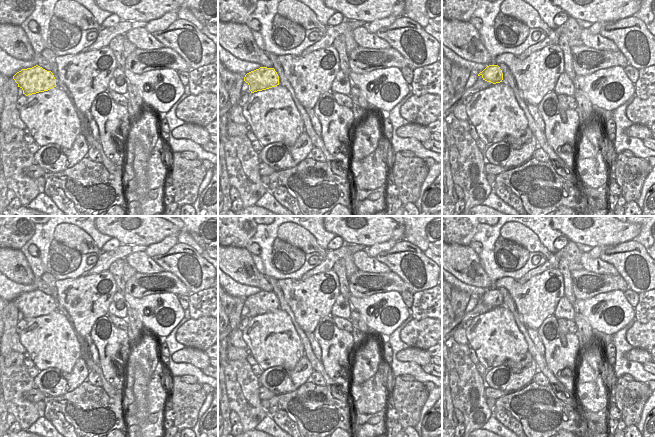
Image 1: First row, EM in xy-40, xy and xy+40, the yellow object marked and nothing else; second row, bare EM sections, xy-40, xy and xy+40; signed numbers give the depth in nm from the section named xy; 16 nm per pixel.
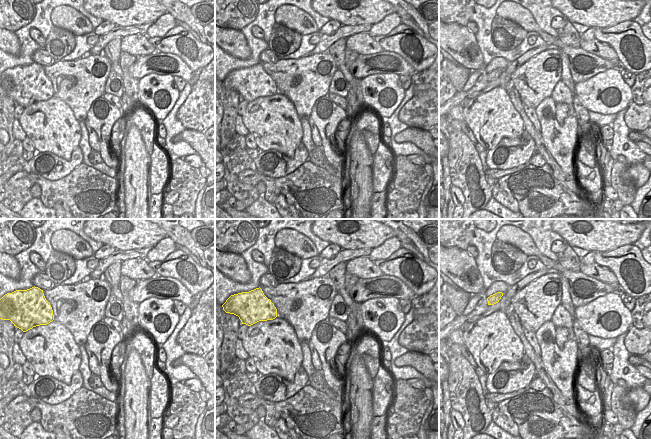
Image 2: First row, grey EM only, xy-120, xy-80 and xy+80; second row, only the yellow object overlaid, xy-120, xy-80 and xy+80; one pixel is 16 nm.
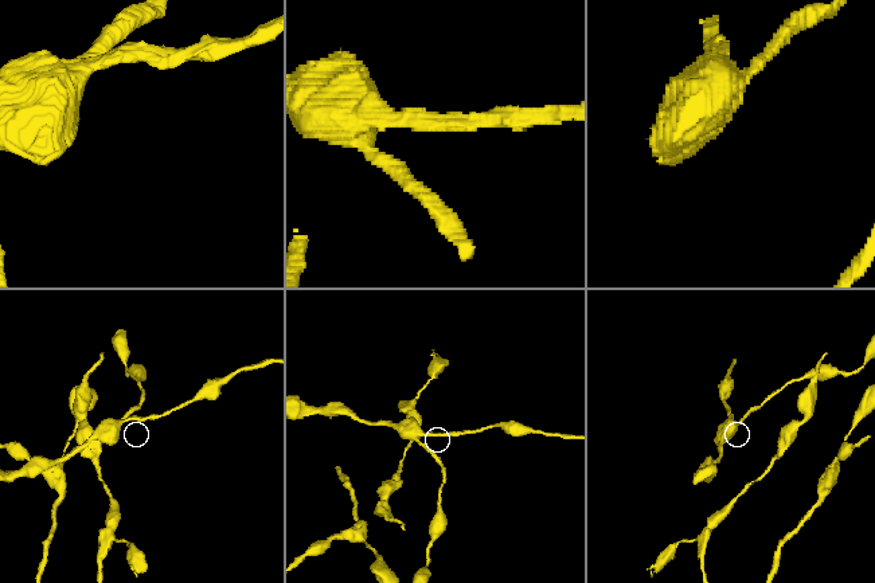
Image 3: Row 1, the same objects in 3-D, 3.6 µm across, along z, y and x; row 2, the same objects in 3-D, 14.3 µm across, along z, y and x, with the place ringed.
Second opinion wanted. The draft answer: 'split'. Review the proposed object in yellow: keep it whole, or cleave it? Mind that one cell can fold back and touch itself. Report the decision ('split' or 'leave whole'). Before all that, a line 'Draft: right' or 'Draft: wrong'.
Draft: wrong
leave whole

